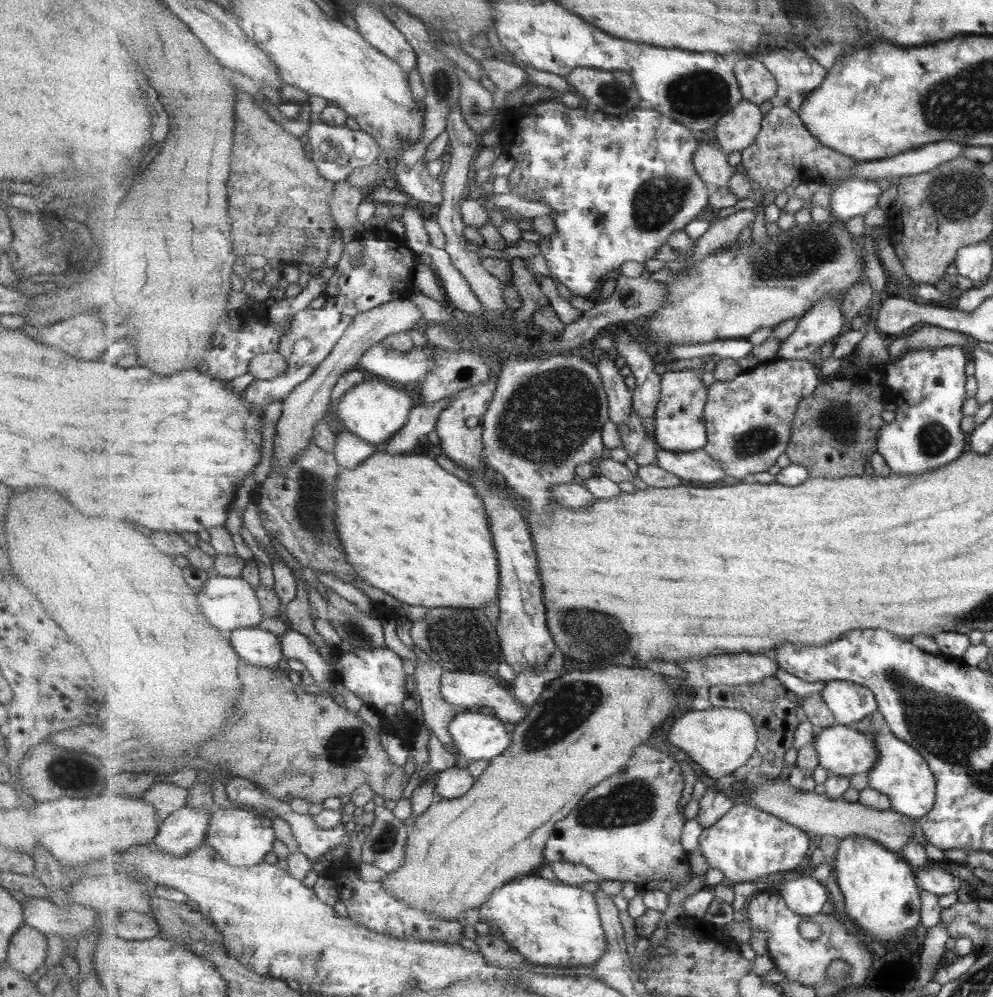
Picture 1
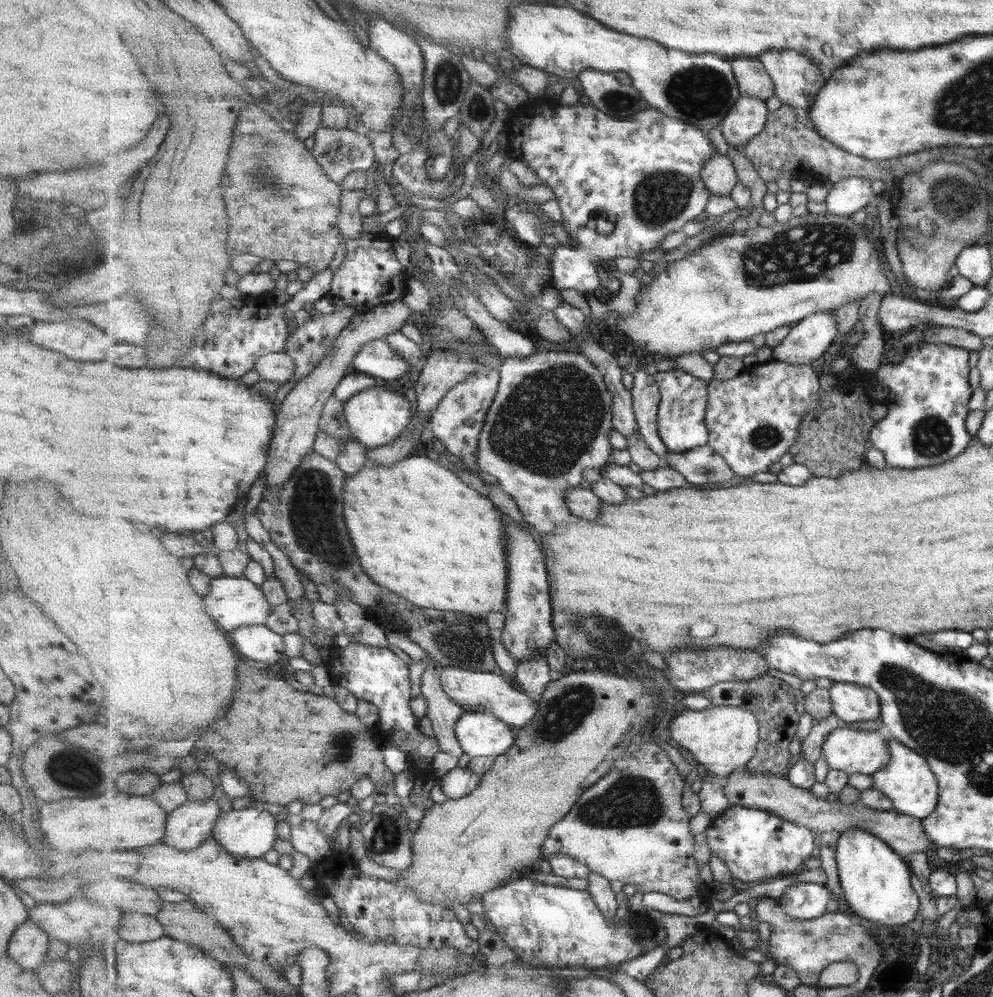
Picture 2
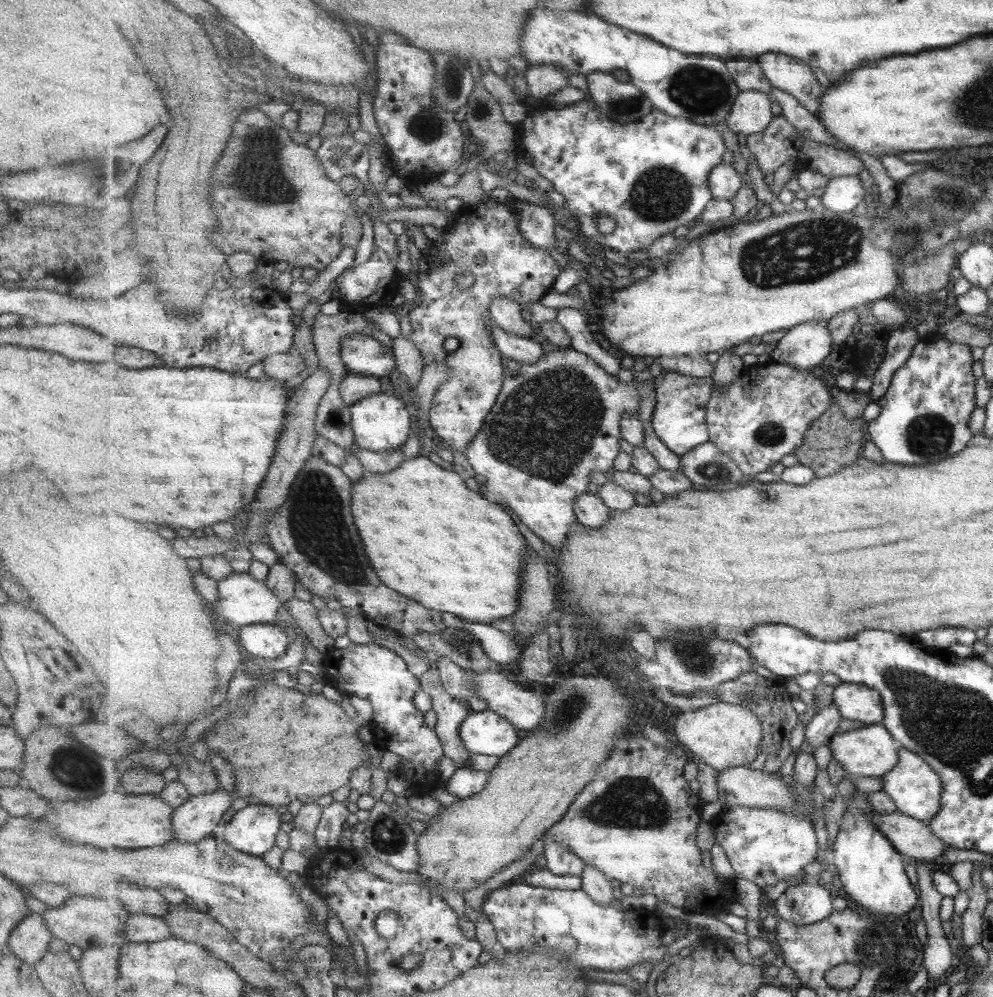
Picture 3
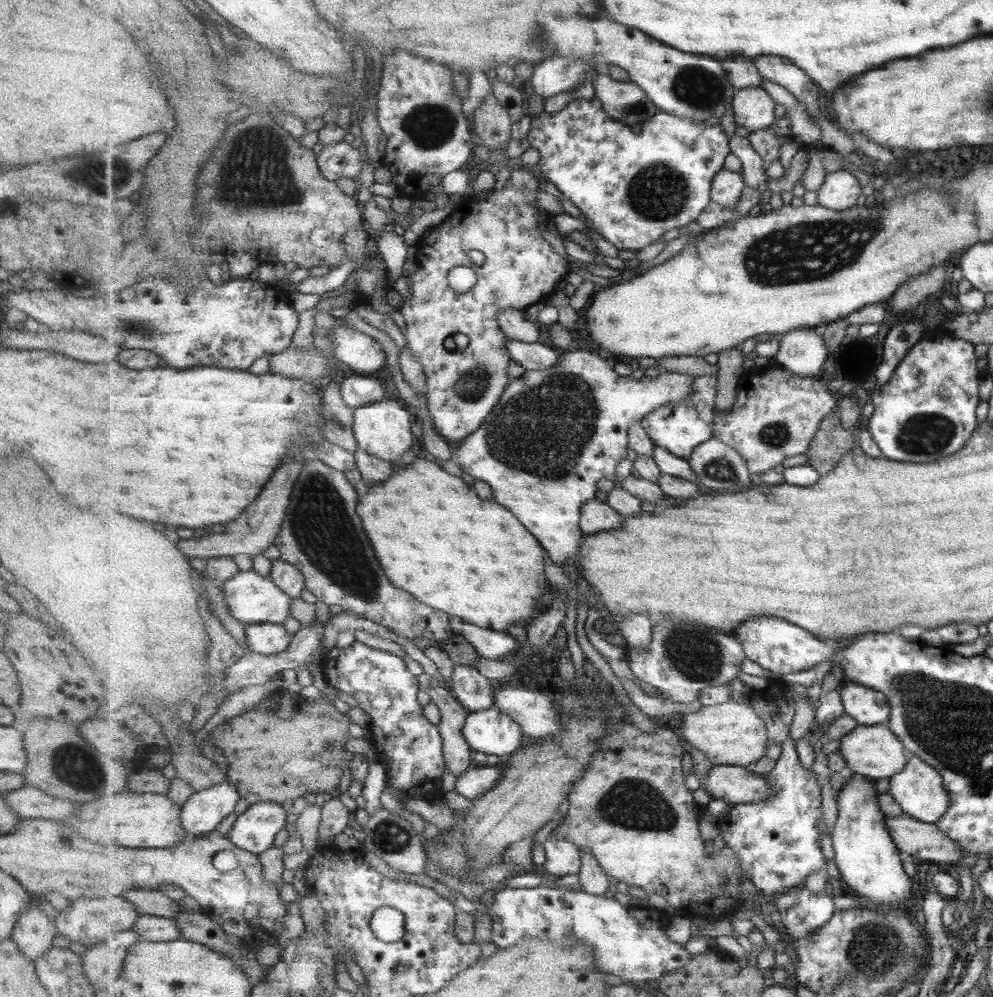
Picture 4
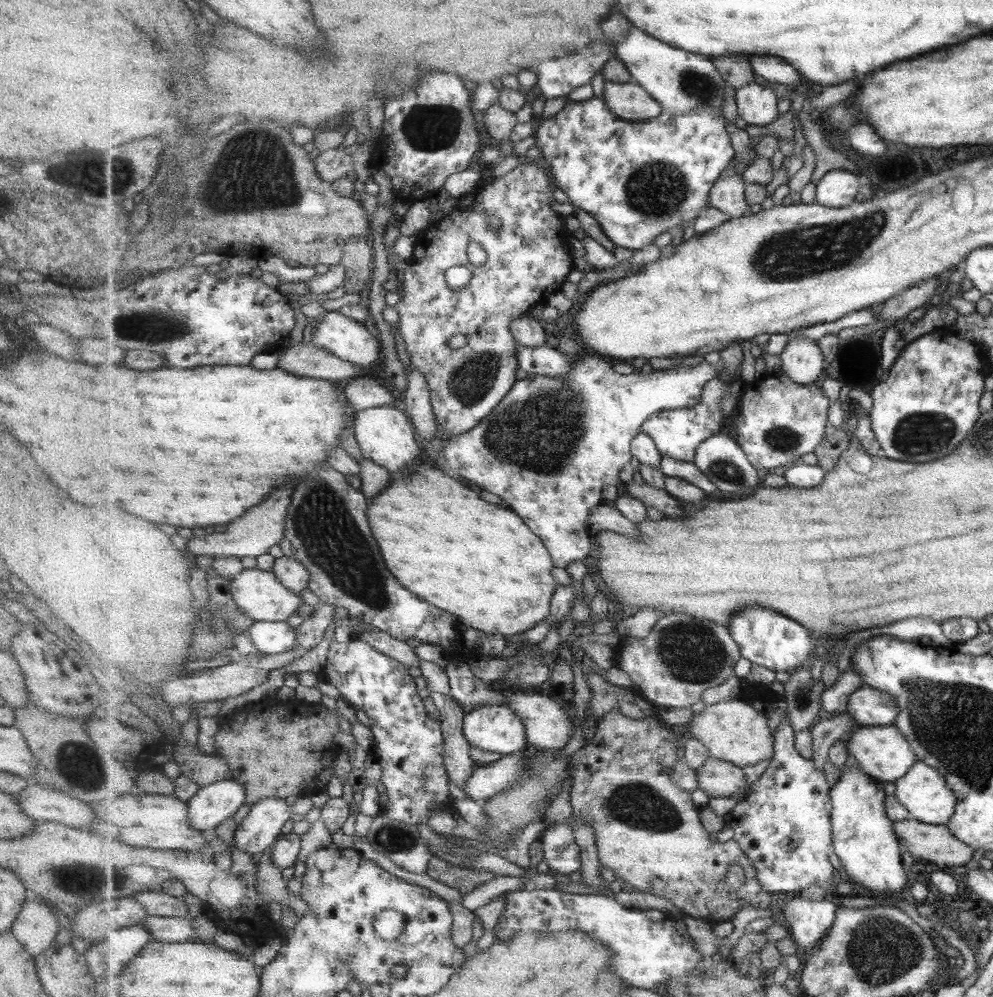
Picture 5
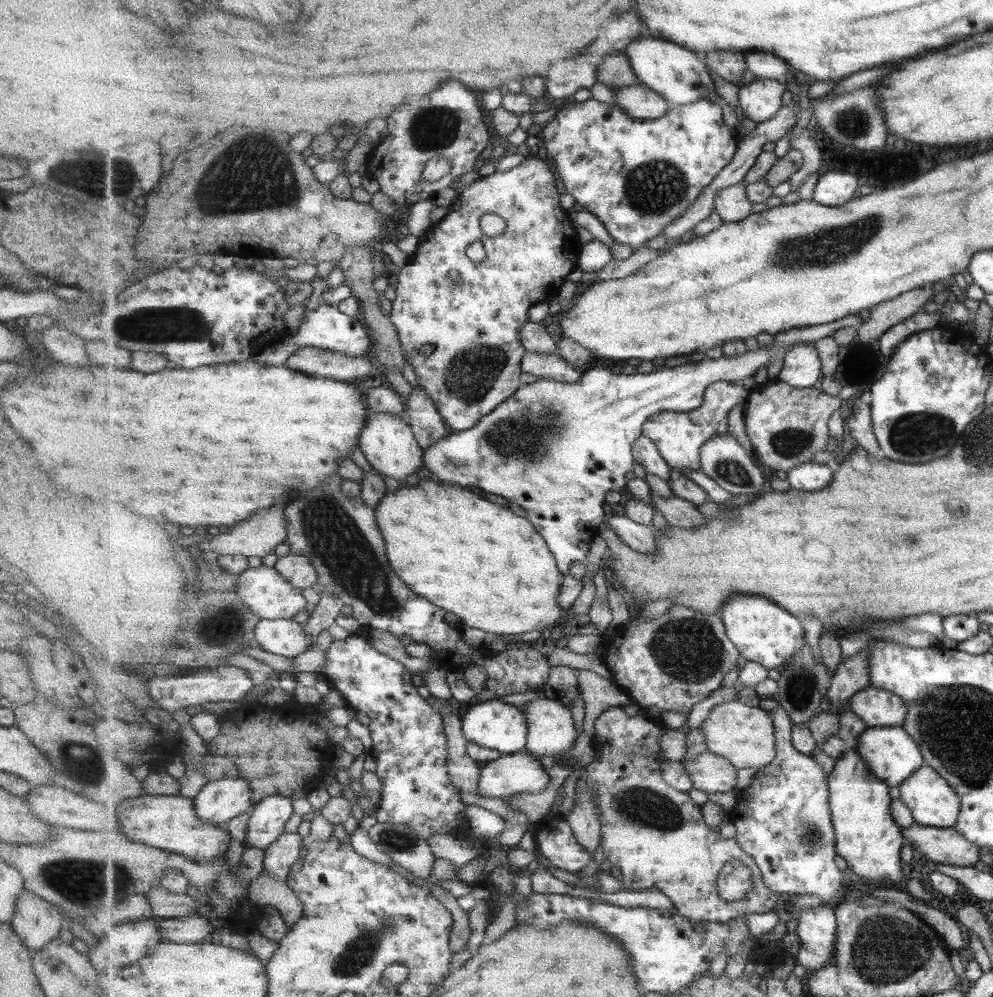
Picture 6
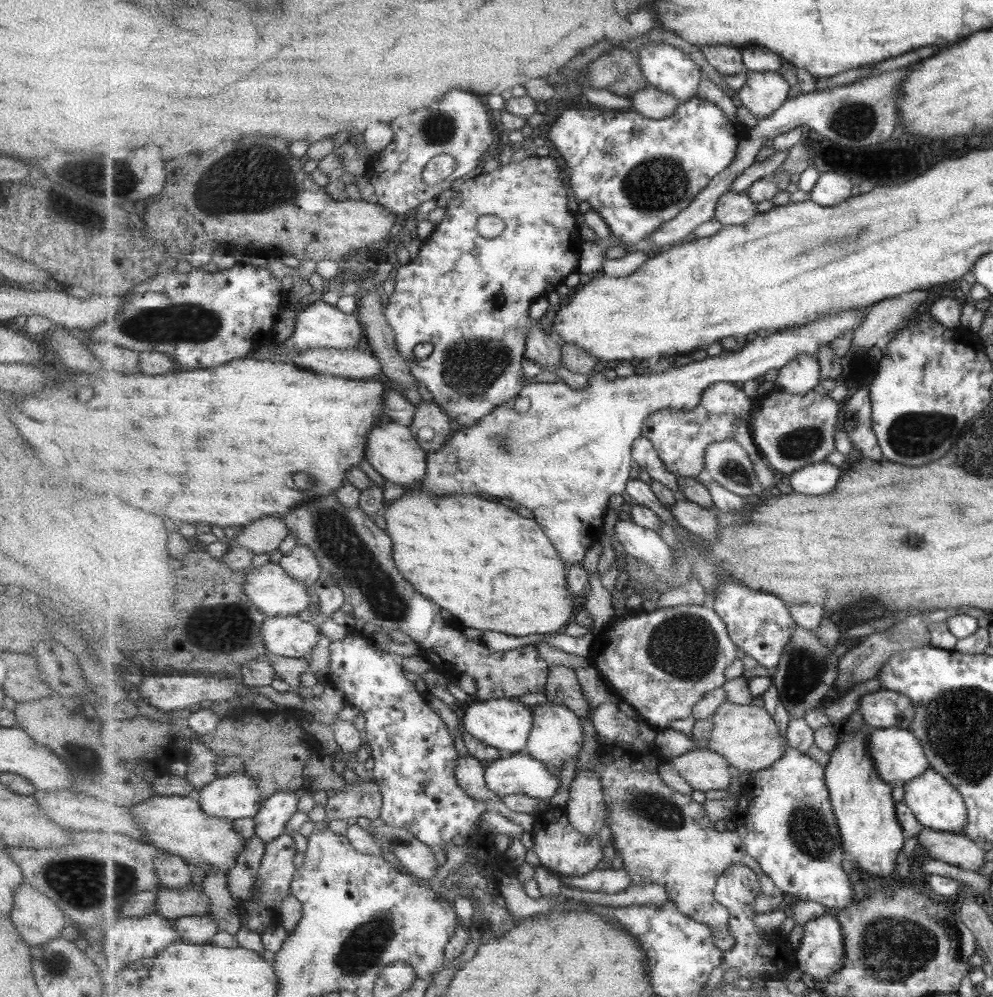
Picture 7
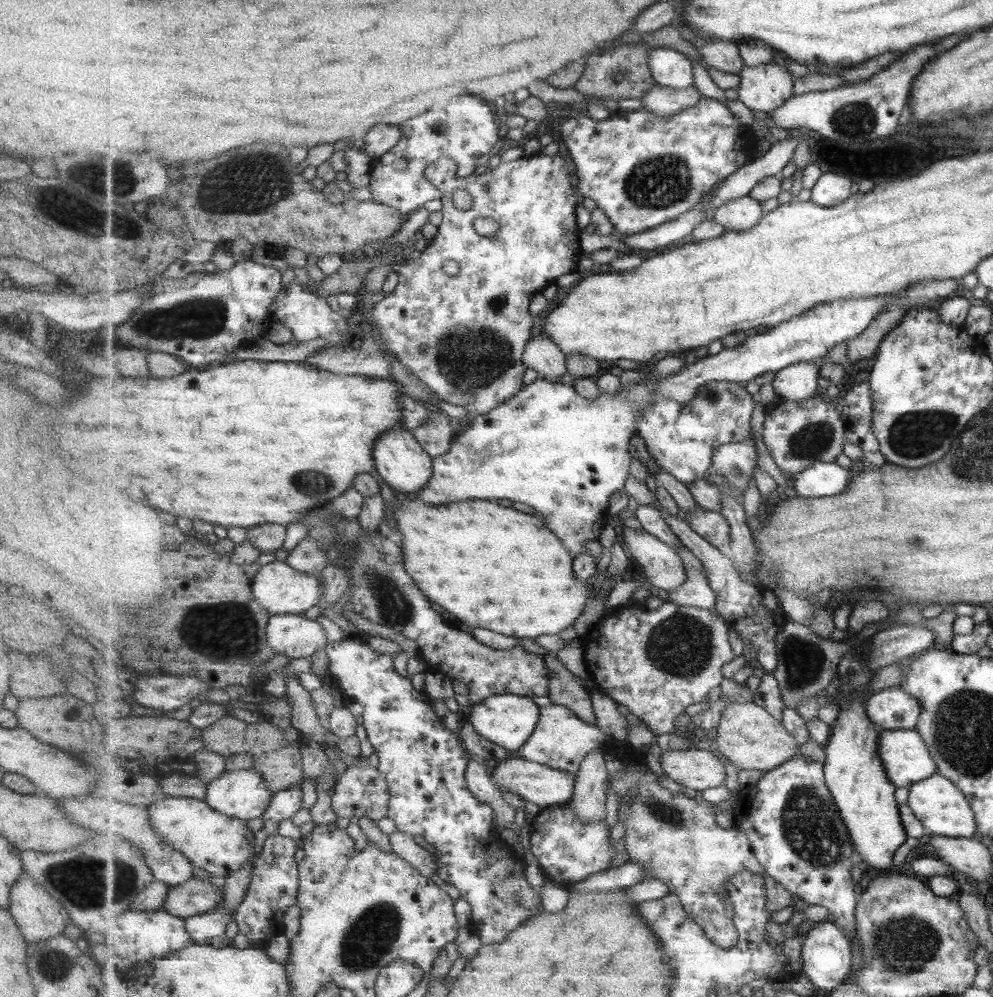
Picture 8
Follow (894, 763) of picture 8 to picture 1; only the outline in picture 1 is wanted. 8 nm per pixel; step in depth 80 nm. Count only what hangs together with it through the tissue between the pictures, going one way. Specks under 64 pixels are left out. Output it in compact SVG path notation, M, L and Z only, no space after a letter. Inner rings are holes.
M837 724L816 730L814 736L820 766L829 774L850 777L869 773L880 759L876 740L853 726Z

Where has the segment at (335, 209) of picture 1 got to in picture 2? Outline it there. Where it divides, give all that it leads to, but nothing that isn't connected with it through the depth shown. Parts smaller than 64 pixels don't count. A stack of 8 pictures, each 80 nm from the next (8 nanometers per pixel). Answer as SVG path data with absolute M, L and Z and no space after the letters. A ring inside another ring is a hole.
M366 189L343 190L341 196L341 212L338 214L338 225L345 241L357 239L364 232L364 216L359 212L359 204L367 198Z

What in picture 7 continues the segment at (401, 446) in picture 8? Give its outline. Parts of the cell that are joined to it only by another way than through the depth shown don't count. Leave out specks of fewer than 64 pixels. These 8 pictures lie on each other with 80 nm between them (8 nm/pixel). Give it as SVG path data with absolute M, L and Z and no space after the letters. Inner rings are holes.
M383 419L368 434L366 459L386 478L402 487L423 482L428 474L428 452L420 445L412 429L391 419Z

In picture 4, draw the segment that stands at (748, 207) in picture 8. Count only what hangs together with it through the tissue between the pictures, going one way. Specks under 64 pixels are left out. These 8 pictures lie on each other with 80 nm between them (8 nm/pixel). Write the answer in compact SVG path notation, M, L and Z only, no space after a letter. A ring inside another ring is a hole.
M723 169L721 172L717 172L717 176L713 179L712 202L723 204L723 206L734 210L745 188L746 182L742 174L739 174L736 170L731 172Z

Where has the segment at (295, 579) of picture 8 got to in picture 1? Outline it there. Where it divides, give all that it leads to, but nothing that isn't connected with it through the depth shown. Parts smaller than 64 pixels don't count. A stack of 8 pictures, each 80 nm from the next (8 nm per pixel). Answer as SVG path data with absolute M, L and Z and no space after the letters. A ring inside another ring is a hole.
M211 576L198 592L201 613L209 618L209 623L224 633L230 633L241 628L258 627L265 618L261 613L260 597L256 589L242 577Z

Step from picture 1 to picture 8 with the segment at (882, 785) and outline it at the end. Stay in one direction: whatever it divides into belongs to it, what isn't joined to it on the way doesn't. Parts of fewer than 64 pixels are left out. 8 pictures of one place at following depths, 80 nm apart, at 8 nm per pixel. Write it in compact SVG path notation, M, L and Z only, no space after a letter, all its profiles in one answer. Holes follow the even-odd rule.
M935 772L923 780L911 783L908 786L907 803L927 834L951 838L974 838L975 821L967 799L944 776Z

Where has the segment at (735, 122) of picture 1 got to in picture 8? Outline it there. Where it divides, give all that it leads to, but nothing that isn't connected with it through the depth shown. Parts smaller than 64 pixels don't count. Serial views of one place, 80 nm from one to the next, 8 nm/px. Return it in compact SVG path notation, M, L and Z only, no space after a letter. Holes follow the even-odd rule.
M774 62L767 66L745 66L739 76L739 99L757 114L770 114L794 96L796 79Z

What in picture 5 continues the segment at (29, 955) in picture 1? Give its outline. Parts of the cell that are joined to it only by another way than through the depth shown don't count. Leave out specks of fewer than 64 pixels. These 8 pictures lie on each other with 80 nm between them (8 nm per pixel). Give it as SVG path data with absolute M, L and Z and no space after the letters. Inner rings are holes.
M31 895L26 897L10 931L34 958L55 941L62 917L55 917L51 905Z

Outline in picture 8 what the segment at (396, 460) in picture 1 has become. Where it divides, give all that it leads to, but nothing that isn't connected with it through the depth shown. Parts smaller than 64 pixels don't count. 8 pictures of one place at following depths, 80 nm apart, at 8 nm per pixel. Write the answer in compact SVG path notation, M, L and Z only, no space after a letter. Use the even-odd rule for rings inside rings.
M417 497L402 502L393 516L403 536L404 564L409 576L425 596L472 629L485 628L517 639L557 635L575 626L596 588L593 582L575 580L572 552L537 514L505 508L495 501L469 499L432 505Z

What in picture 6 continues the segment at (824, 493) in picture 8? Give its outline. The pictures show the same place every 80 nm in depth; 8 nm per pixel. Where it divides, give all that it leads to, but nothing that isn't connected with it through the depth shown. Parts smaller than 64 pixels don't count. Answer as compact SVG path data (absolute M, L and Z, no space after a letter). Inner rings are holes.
M809 461L788 470L787 479L793 489L815 492L831 484L834 472L828 464Z

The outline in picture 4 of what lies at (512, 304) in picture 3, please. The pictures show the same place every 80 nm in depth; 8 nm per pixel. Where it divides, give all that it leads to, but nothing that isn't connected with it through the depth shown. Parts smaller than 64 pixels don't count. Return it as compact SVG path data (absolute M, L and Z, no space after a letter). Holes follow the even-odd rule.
M504 308L498 312L498 323L510 339L523 342L539 340L539 324L530 322L523 312L516 308Z

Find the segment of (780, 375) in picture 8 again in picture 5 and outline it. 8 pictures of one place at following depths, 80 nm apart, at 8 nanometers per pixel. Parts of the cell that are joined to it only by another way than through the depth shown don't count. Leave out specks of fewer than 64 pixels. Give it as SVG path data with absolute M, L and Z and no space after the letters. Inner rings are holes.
M797 335L788 340L780 354L782 372L799 384L820 382L826 358L820 344L812 338Z

